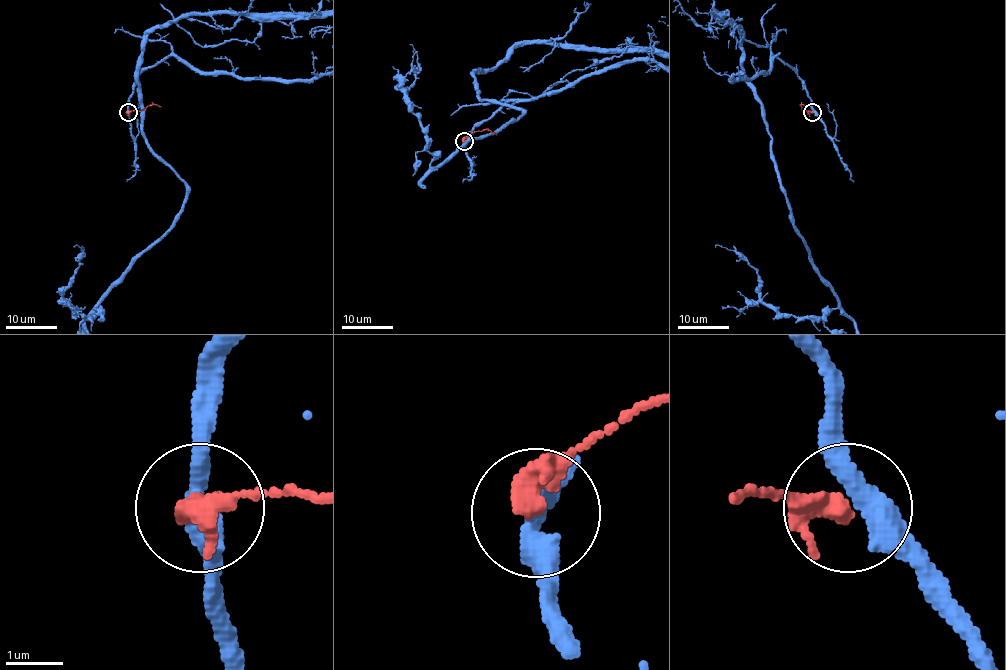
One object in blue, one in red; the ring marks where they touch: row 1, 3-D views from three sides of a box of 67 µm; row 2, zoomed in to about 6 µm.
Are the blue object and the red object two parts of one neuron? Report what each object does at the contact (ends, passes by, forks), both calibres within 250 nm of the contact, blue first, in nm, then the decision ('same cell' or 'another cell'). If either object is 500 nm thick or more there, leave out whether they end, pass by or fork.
blue passes by | red passes by | 400/320 nm | another cell

